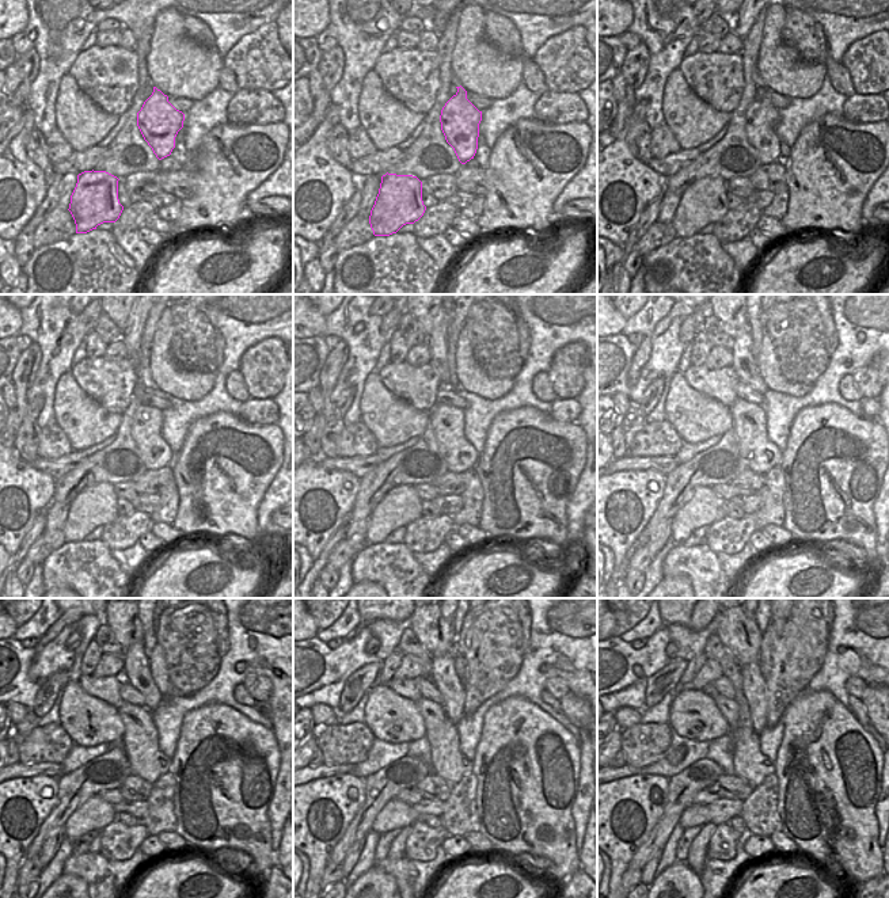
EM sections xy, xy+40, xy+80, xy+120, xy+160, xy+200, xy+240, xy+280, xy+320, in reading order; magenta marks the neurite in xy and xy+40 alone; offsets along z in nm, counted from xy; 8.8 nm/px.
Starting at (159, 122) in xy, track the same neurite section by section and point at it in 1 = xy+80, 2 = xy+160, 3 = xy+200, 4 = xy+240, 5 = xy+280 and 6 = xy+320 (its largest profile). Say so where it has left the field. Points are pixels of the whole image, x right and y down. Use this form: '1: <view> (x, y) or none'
1: xy+80 (762, 118)
2: xy+160 (447, 422)
3: xy+200 (760, 455)
4: xy+240 (140, 737)
5: xy+280 (447, 761)
6: xy+320 (749, 764)

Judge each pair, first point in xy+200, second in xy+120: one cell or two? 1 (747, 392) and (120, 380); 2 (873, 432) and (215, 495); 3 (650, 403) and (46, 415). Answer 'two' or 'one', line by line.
1: two
2: one
3: two

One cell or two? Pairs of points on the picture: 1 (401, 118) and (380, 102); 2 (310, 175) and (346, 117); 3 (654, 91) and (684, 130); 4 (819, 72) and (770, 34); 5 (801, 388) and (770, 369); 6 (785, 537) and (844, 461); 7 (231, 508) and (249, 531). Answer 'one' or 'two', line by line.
1: one
2: two
3: two
4: one
5: one
6: two
7: one

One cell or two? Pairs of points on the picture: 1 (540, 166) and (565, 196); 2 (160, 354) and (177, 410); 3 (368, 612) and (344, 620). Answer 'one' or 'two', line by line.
1: two
2: two
3: two

